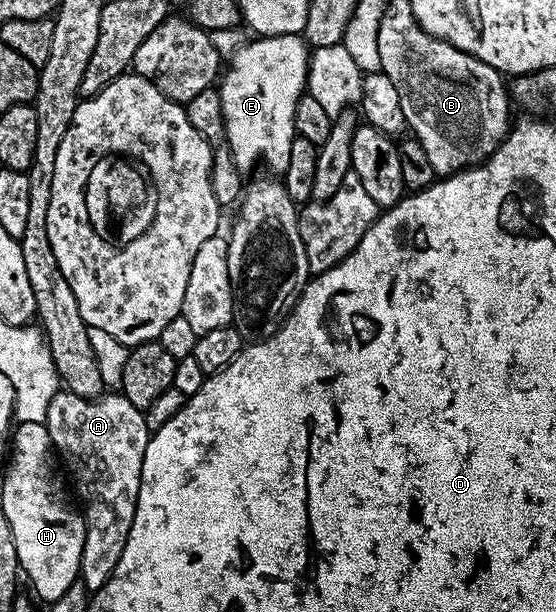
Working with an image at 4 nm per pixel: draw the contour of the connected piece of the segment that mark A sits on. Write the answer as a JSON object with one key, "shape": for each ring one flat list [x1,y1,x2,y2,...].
{"shape":[[60,390,49,402,45,423,51,447,65,472,67,467,69,480,71,475,74,495,77,500,79,495,78,503,87,522,79,580,88,593,94,594,109,582,109,574,113,574,133,526,141,486,141,462,149,439,147,417,144,409,133,406,121,394,104,394,90,400]]}

